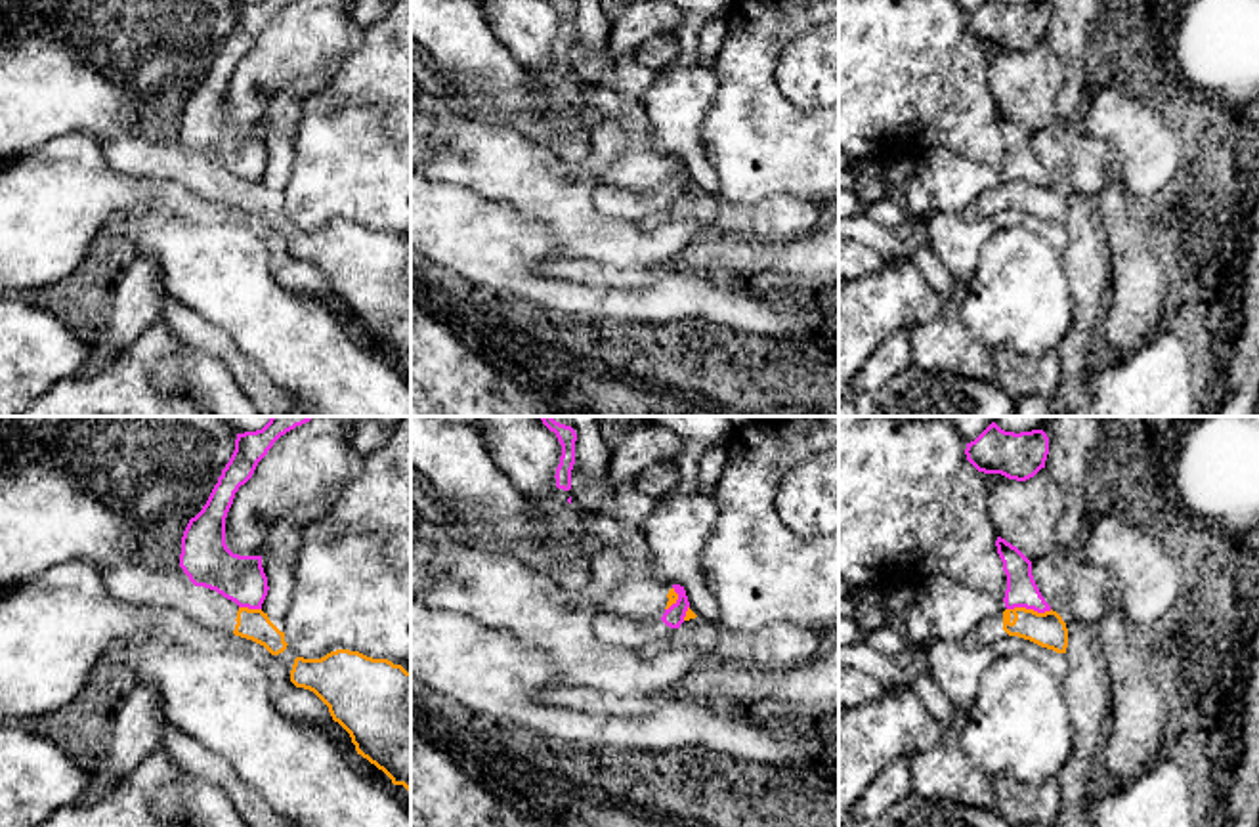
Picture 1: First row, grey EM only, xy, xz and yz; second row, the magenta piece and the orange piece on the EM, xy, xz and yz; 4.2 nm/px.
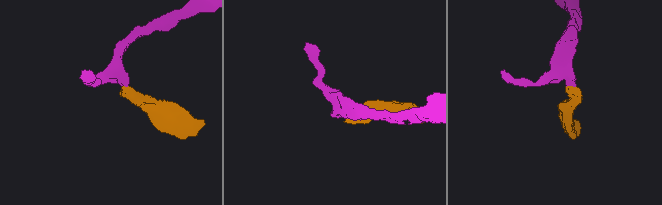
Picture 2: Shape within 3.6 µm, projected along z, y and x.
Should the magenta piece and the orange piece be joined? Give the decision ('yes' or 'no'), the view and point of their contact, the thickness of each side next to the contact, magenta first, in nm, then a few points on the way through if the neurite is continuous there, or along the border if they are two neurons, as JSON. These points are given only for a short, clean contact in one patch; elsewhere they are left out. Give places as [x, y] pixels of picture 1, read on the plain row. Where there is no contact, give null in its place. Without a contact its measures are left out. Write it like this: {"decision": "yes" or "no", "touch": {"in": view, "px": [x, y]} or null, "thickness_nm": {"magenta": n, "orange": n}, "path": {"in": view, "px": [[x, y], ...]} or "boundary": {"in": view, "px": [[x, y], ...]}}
{"decision": "no", "touch": {"in": "yz", "px": [1030, 180]}, "thickness_nm": {"magenta": 130, "orange": 150}, "boundary": {"in": "yz", "px": [[1007, 180], [1051, 182]]}}

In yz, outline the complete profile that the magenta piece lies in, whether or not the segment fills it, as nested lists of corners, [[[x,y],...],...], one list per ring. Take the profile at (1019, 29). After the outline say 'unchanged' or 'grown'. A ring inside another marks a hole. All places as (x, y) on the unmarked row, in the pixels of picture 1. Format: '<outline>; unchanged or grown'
[[[986,0],[974,13],[967,15],[965,27],[978,44],[1026,53],[1045,40],[1049,10],[1043,2],[1014,6]]]; unchanged

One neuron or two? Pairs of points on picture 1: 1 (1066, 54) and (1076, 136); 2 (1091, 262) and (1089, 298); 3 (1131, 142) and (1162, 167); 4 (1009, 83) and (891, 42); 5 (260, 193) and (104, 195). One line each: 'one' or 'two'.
1: two
2: one
3: one
4: two
5: two

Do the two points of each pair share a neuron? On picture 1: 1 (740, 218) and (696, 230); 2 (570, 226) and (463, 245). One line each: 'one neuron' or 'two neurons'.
1: two neurons
2: two neurons

